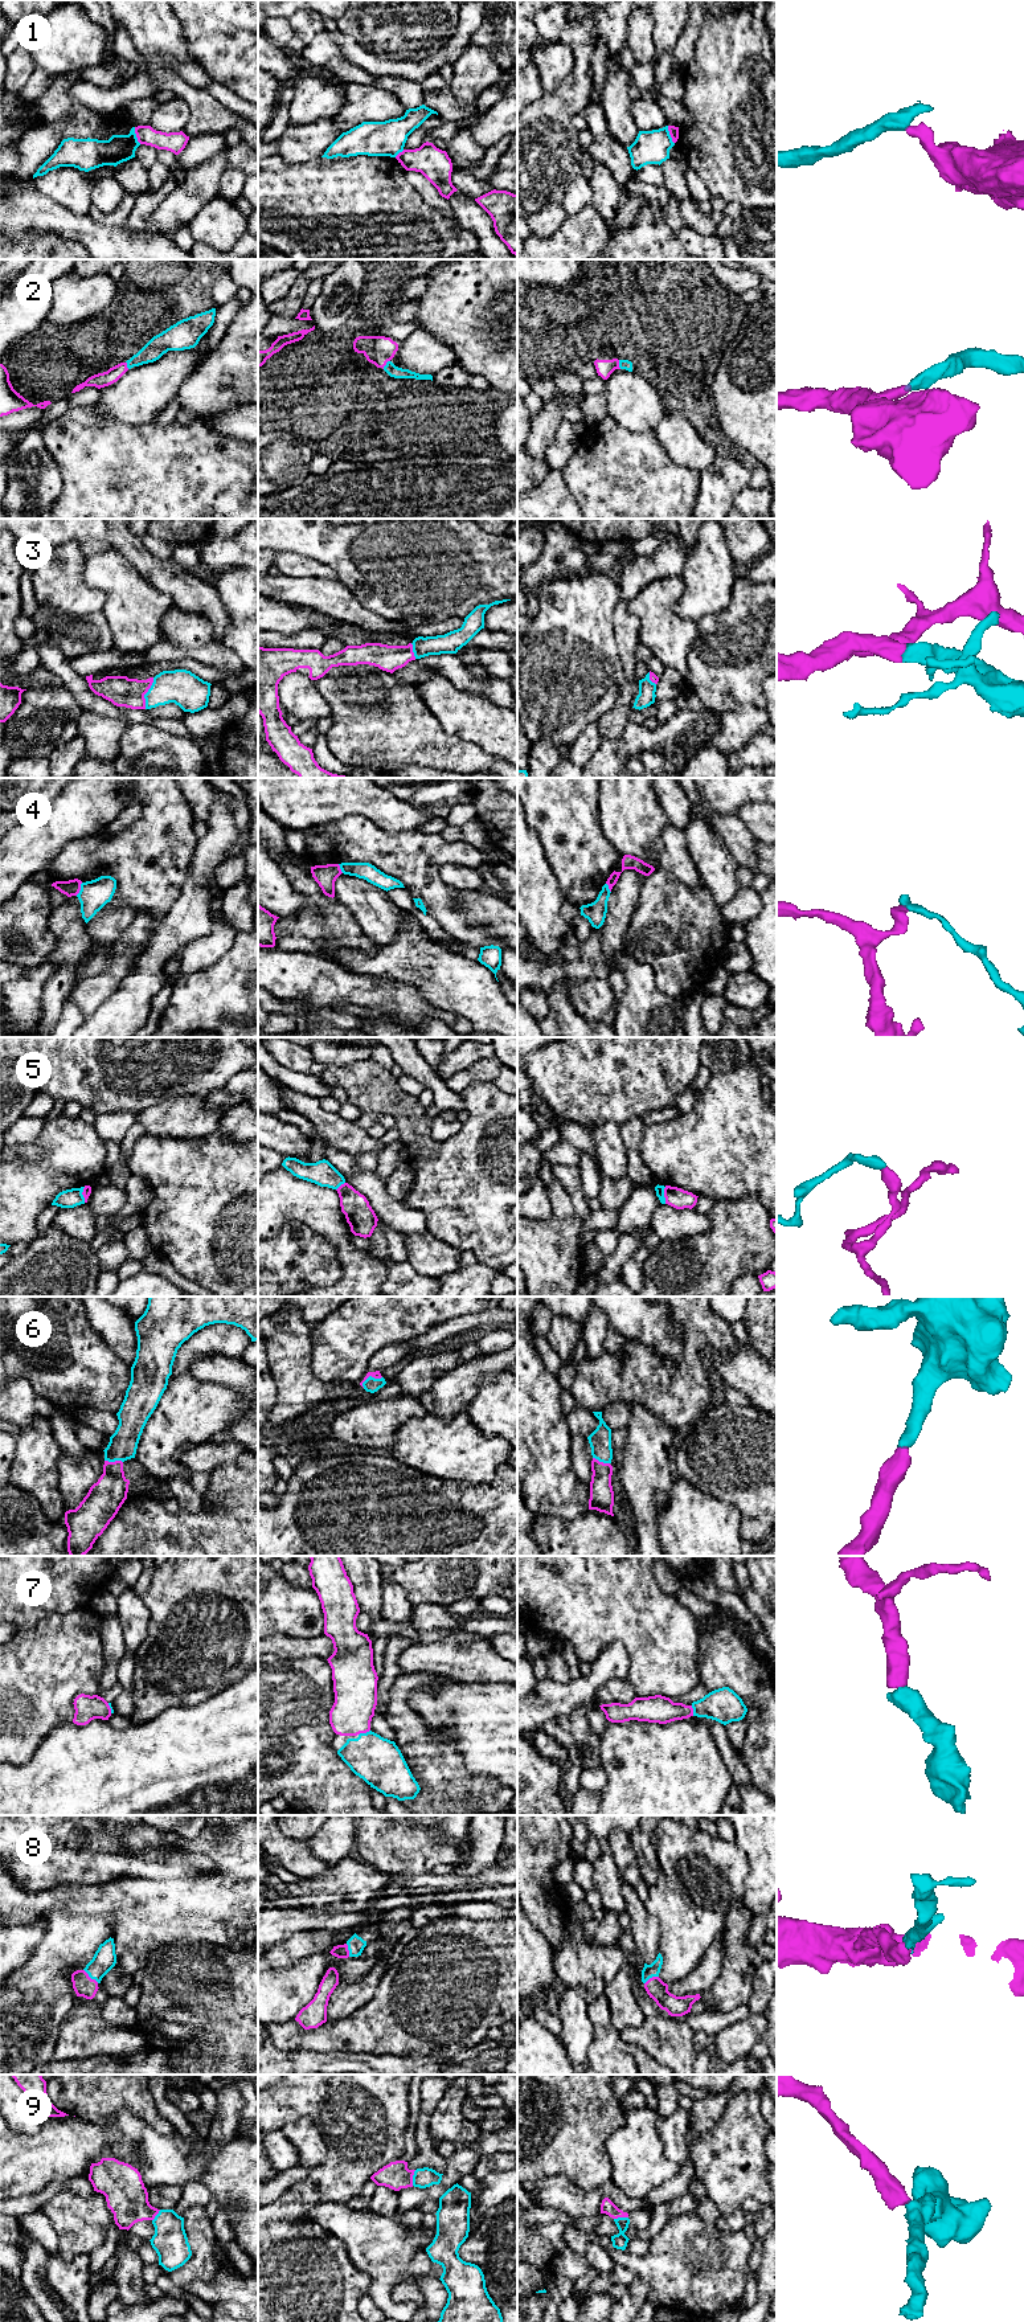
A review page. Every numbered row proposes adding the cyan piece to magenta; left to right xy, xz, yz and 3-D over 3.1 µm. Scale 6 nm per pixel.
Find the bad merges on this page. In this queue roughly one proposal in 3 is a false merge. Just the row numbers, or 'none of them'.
1, 4, 5

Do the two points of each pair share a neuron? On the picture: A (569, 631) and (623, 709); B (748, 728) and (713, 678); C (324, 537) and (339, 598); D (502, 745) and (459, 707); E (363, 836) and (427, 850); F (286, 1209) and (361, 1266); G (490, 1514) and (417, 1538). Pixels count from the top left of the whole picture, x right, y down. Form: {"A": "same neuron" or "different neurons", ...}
{"A": "different neurons", "B": "different neurons", "C": "different neurons", "D": "same neuron", "E": "same neuron", "F": "same neuron", "G": "same neuron"}

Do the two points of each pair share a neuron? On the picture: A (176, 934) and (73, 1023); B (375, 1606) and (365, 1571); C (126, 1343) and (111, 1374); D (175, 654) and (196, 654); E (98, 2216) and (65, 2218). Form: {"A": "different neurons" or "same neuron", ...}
{"A": "different neurons", "B": "same neuron", "C": "different neurons", "D": "same neuron", "E": "same neuron"}

